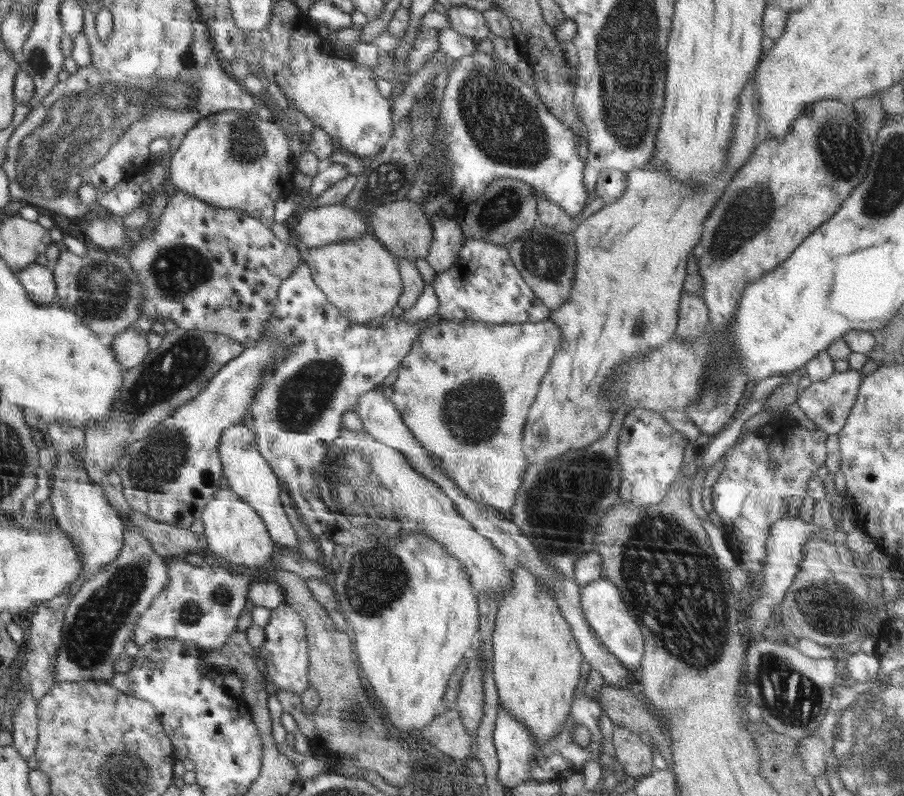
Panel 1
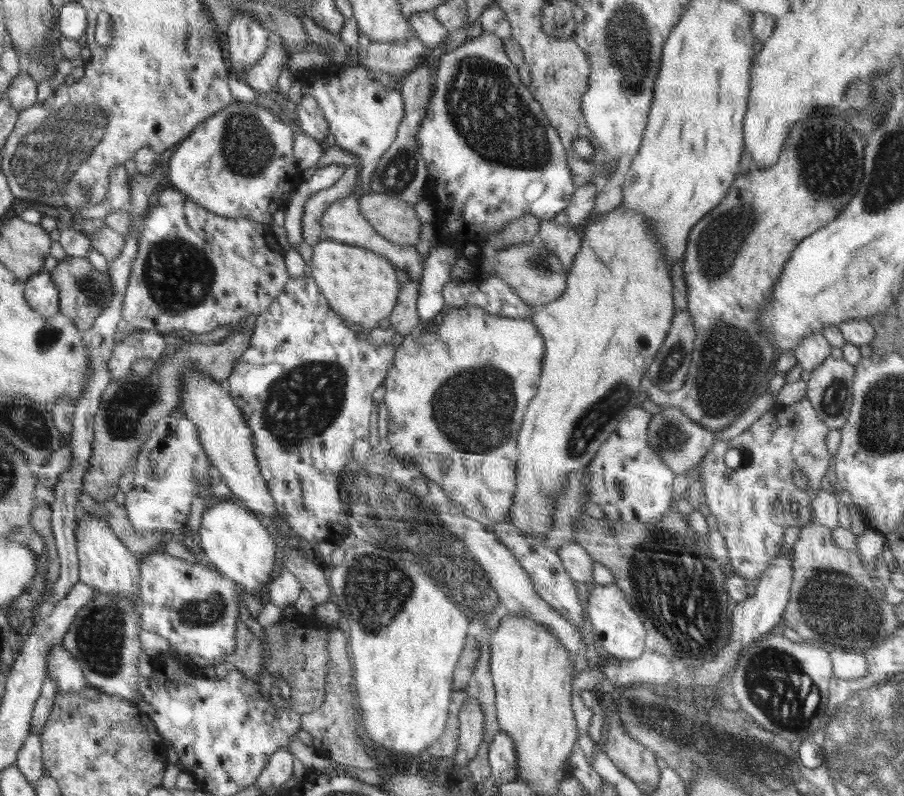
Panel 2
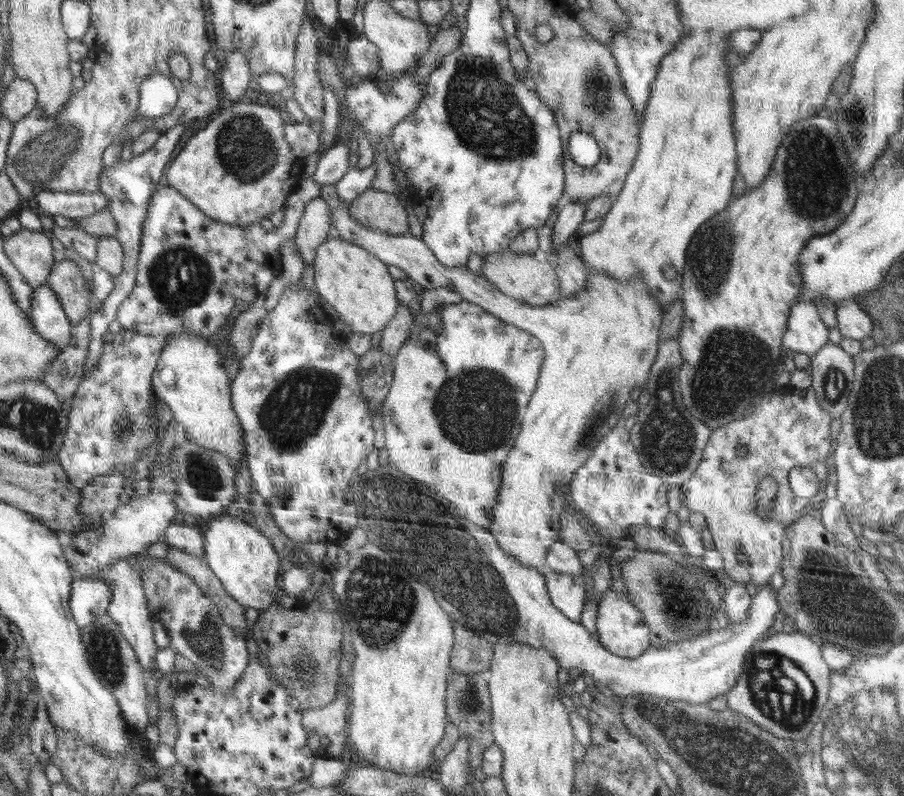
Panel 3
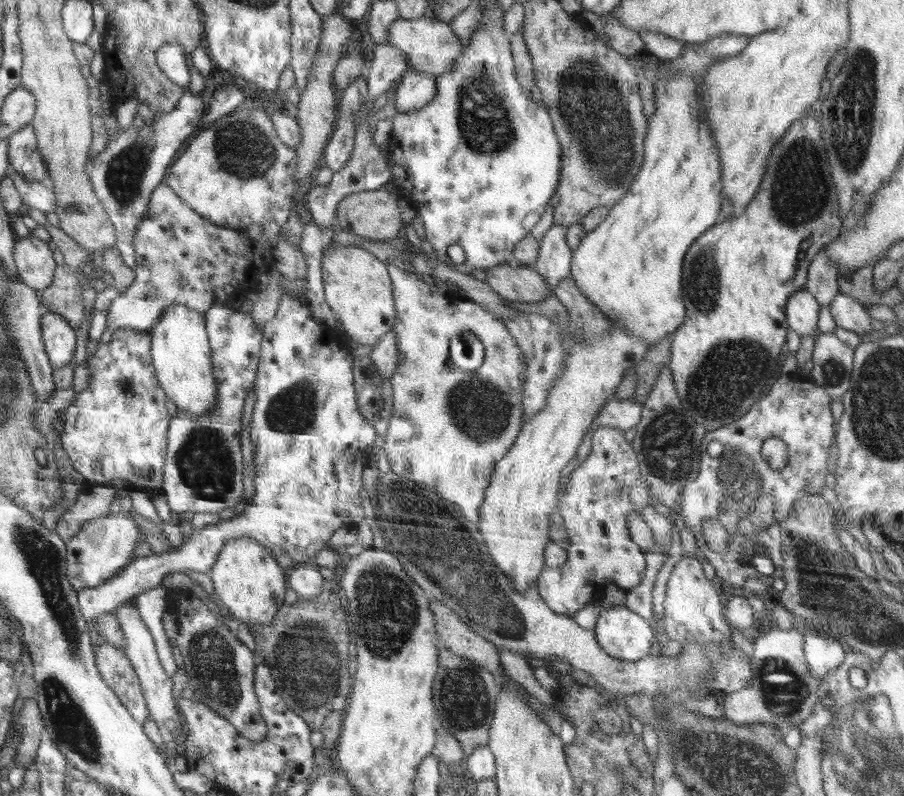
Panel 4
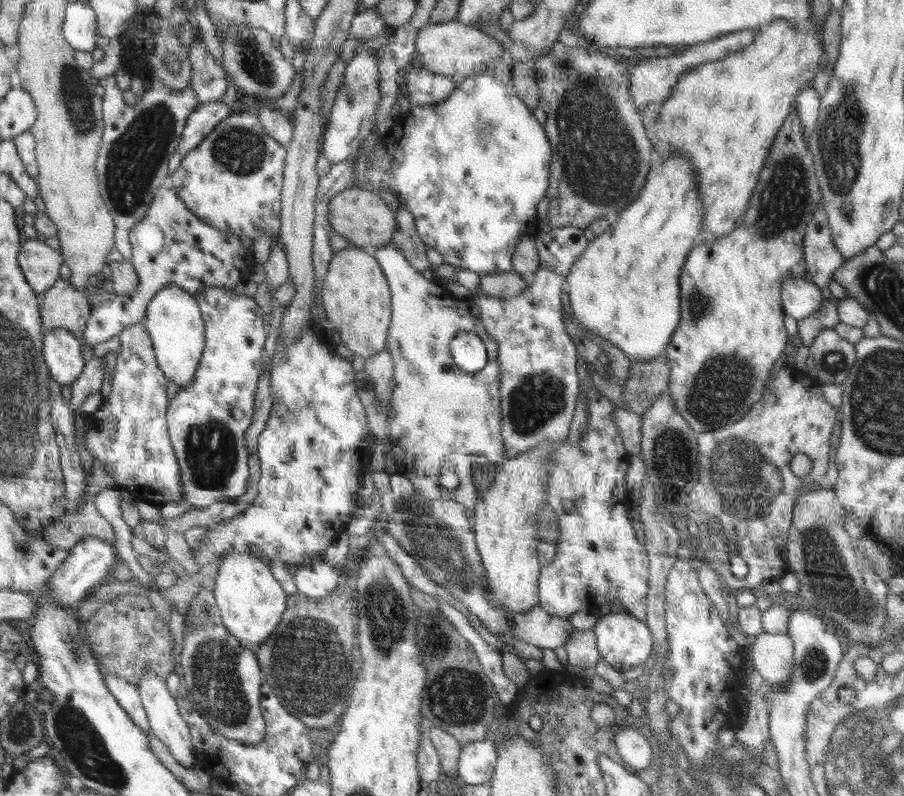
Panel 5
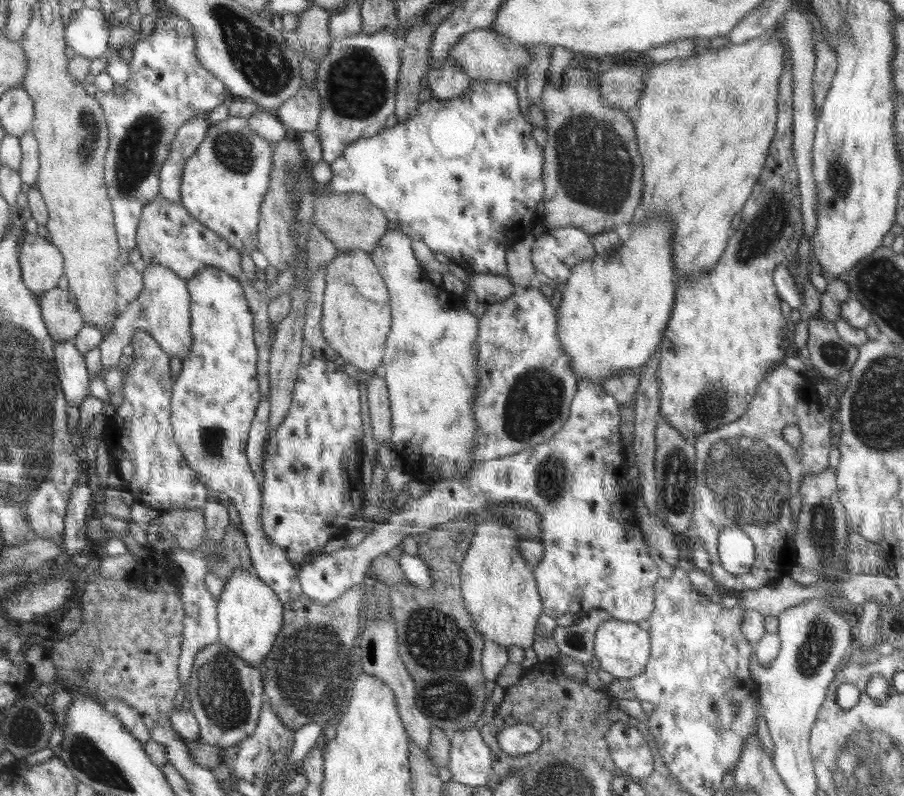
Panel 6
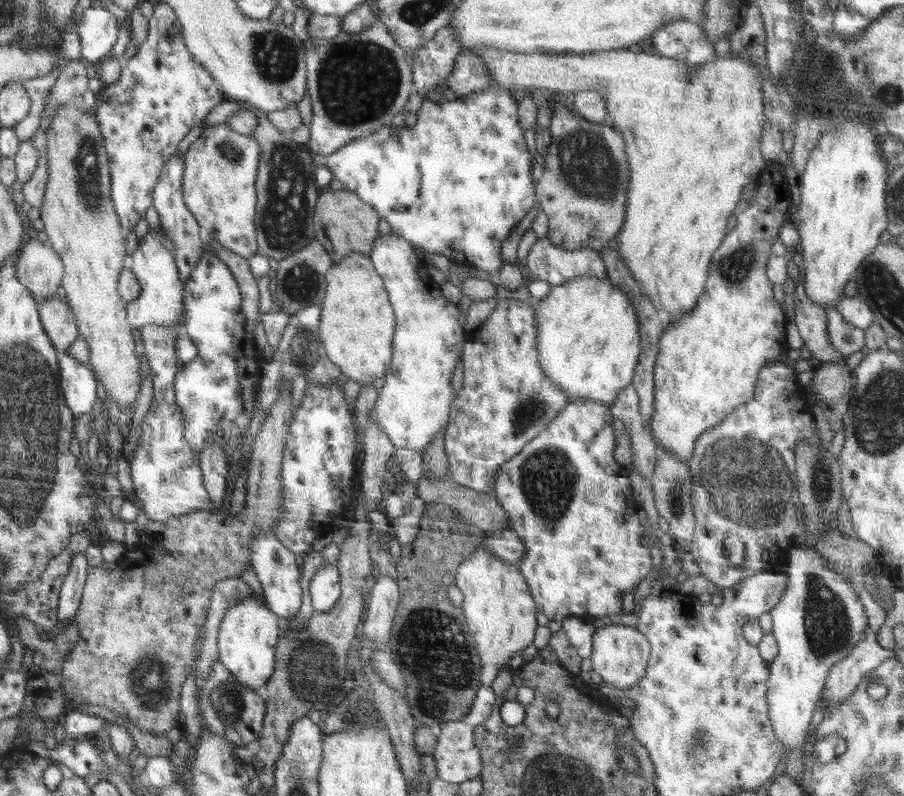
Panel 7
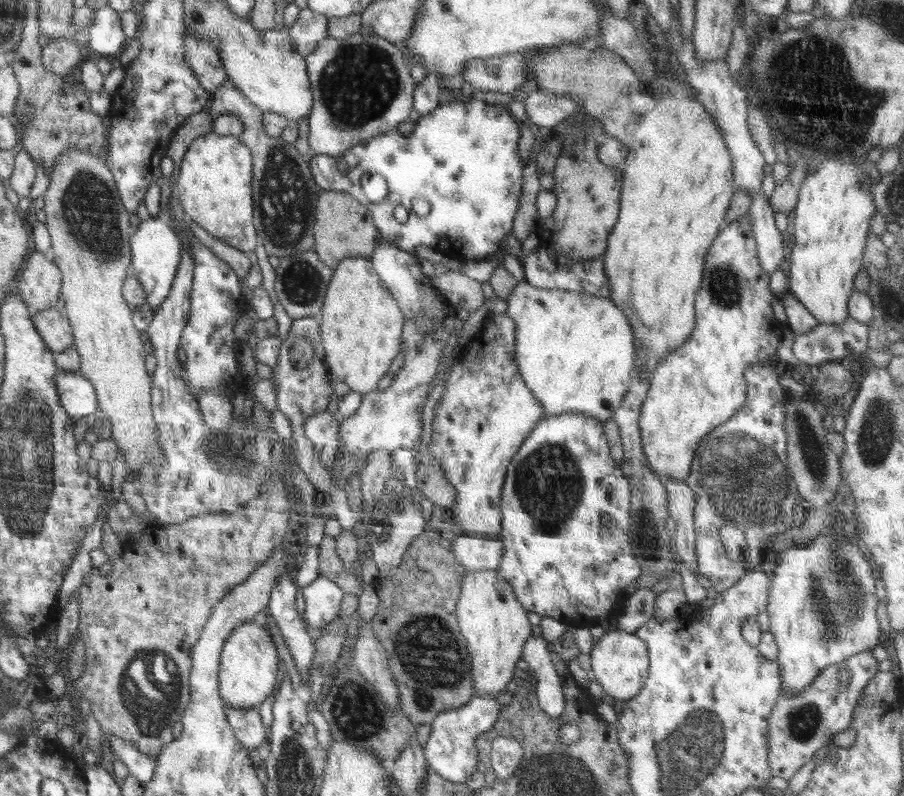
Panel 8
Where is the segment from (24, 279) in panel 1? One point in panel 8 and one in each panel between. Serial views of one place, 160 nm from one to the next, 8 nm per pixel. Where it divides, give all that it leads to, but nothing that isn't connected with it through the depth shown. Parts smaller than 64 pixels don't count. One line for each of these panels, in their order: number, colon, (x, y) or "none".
2: (42, 294)
3: (49, 318)
4: (59, 340)
5: (63, 354)
6: (76, 383)
7: (79, 385)
8: (76, 394)

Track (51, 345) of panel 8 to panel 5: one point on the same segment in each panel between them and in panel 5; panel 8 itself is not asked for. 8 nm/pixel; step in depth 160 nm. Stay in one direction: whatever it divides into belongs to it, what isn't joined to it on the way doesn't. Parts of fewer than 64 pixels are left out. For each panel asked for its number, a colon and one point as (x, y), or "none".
5: (65, 306)
6: (61, 314)
7: (58, 318)

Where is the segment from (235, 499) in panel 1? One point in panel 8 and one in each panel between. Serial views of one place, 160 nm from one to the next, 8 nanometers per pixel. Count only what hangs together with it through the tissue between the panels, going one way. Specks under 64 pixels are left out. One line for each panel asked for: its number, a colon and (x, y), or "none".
2: (233, 541)
3: (242, 558)
4: (246, 579)
5: (251, 602)
6: (249, 615)
7: (248, 635)
8: (248, 674)

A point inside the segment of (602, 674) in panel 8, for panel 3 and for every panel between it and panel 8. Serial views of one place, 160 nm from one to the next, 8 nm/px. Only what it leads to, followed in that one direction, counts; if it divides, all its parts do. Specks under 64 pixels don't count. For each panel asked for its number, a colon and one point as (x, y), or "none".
3: (621, 627)
4: (623, 634)
5: (625, 642)
6: (622, 648)
7: (620, 654)

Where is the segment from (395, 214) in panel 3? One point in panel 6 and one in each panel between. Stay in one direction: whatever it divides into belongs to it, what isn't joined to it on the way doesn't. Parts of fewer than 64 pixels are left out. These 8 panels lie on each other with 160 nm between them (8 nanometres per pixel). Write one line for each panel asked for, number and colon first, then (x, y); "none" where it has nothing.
4: (375, 215)
5: (362, 217)
6: (350, 220)

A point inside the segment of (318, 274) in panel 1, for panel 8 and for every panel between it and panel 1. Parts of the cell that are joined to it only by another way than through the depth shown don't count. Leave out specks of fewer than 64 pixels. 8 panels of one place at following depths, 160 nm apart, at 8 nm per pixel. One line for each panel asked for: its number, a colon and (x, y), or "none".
2: (361, 285)
3: (352, 280)
4: (356, 285)
5: (355, 296)
6: (355, 321)
7: (357, 323)
8: (362, 327)

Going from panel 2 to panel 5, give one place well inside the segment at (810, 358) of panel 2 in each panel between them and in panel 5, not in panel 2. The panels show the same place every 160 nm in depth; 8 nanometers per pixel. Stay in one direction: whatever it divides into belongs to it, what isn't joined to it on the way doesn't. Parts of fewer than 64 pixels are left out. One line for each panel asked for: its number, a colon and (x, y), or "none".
3: (806, 333)
4: (802, 308)
5: (799, 297)

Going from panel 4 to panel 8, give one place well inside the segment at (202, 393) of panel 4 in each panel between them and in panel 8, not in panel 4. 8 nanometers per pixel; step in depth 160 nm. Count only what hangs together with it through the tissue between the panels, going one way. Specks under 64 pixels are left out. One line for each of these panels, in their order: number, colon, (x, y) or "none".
5: (174, 320)
6: (163, 308)
7: (160, 303)
8: (156, 253)

